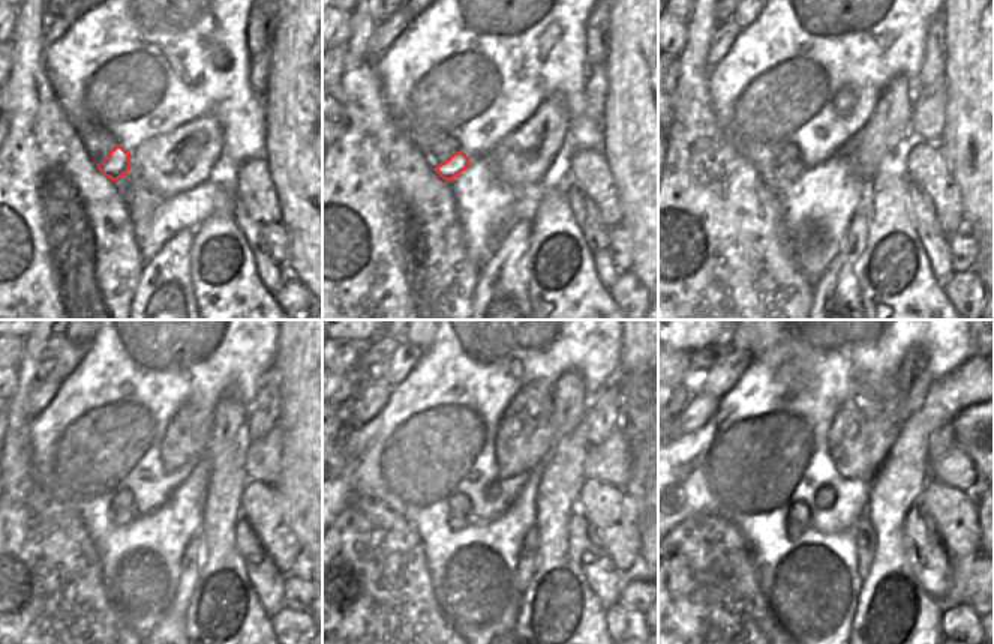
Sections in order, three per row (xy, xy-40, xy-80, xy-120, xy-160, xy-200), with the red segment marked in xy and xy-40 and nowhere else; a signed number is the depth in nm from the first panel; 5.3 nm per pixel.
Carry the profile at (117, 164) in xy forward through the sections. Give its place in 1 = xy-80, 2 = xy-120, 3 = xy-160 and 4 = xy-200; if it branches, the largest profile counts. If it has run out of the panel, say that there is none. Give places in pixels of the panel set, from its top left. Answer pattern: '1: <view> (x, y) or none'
1: xy-80 (790, 170)
2: xy-120 (116, 517)
3: xy-160 (455, 523)
4: xy-200 (795, 530)

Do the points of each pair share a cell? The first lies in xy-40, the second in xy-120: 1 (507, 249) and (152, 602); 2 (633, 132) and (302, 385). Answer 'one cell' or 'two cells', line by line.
1: two cells
2: one cell

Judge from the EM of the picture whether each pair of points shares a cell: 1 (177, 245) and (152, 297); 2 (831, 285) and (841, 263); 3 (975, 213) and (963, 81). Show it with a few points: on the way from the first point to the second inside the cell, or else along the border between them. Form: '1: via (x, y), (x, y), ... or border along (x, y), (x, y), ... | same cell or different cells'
1: via (174, 258), (165, 284) | same cell
2: via (837, 279), (841, 275), (841, 269) | same cell
3: via (975, 180), (975, 173), (967, 165), (967, 114) | same cell

